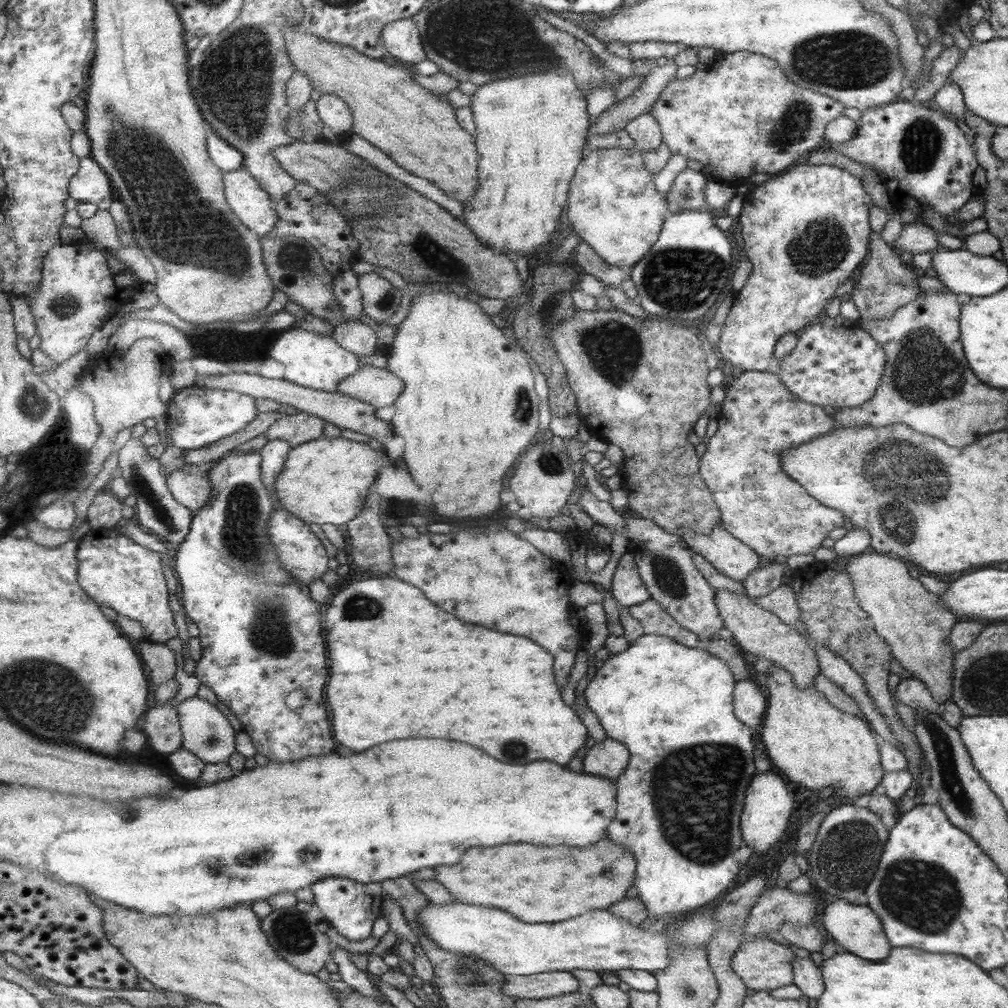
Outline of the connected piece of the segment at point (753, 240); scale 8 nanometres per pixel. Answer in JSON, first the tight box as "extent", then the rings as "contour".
{"extent":[717,162,870,372],"contour":[[[800,162],[798,165],[786,169],[785,172],[770,176],[764,183],[755,185],[742,196],[742,207],[735,221],[738,221],[739,226],[741,226],[739,229],[741,232],[739,233],[744,242],[742,253],[751,263],[752,271],[747,275],[745,284],[733,295],[730,311],[725,317],[725,323],[721,332],[719,332],[717,349],[719,349],[719,354],[721,354],[724,361],[729,362],[733,367],[737,367],[742,371],[763,372],[767,370],[769,360],[774,357],[775,344],[778,344],[781,337],[787,335],[787,333],[797,334],[797,330],[805,329],[807,324],[811,324],[817,318],[817,314],[823,312],[823,306],[827,304],[829,298],[833,298],[833,294],[839,288],[839,284],[845,282],[851,276],[851,272],[859,266],[859,262],[867,254],[867,244],[870,244],[869,208],[870,196],[867,196],[862,181],[857,176],[854,176],[853,173],[831,165],[811,165],[806,162]]]}

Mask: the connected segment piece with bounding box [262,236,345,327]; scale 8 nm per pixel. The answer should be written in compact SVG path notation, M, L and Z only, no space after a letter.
M295 236L262 239L262 251L266 267L275 288L311 315L317 316L329 325L343 323L345 309L335 292L336 275L324 265L322 254L307 240Z

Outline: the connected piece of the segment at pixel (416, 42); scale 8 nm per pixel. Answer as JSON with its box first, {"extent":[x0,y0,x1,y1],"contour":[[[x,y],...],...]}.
{"extent":[382,18,429,65],"contour":[[[413,18],[389,23],[383,29],[382,39],[388,55],[392,55],[403,65],[429,59],[422,43],[418,22]]]}

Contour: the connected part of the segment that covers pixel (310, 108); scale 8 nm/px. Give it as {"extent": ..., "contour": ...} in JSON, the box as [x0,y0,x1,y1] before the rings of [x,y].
{"extent":[287,100,325,143],"contour":[[[310,100],[302,108],[302,111],[291,112],[287,134],[296,141],[304,140],[305,143],[324,141],[325,124],[318,113],[316,100]]]}

